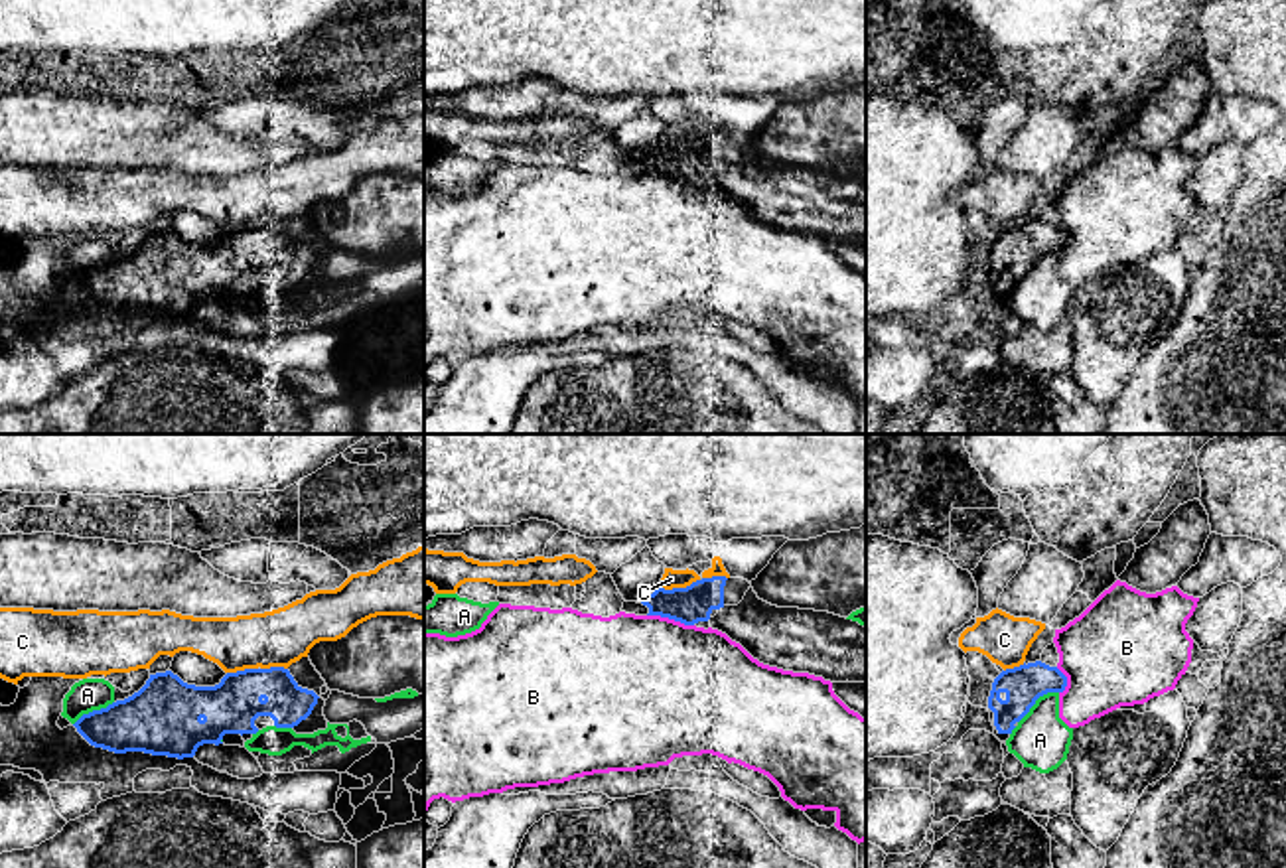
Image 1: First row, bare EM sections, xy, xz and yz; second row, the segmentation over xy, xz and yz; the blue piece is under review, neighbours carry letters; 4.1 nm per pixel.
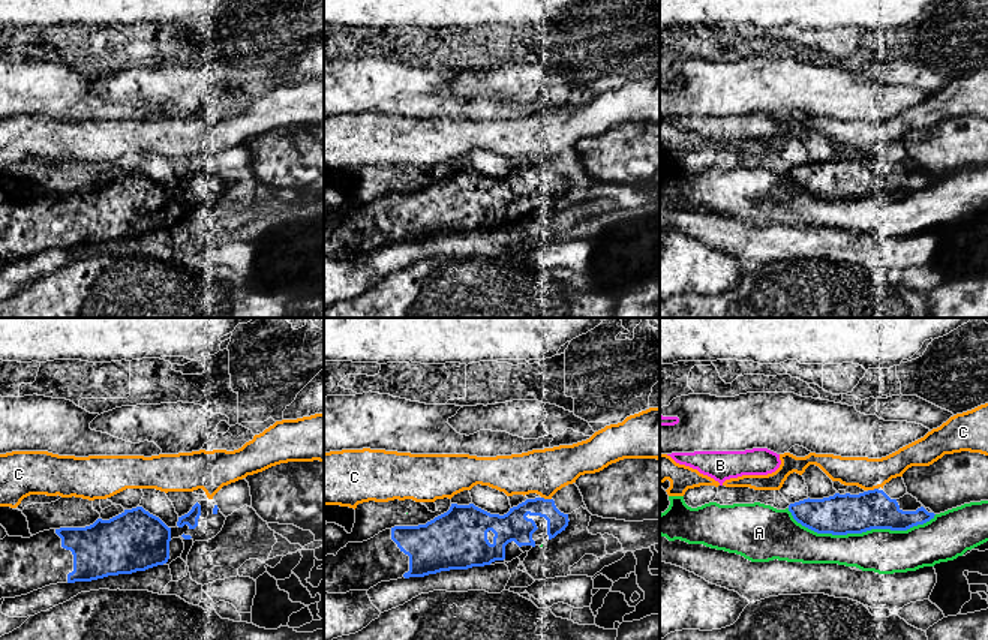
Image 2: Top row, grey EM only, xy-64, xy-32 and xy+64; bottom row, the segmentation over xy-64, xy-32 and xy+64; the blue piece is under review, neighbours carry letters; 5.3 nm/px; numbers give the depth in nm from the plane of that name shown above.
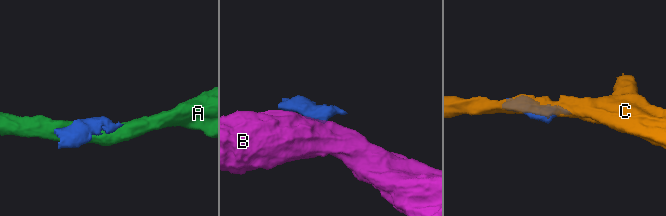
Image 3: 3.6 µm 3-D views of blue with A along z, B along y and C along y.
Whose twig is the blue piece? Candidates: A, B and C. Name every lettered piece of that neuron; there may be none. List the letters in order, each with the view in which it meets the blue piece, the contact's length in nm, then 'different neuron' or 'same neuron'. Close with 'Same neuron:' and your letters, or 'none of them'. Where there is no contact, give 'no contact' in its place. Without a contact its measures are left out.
A: meets blue in yz; contact 220 nm long; different neuron
B: meets blue in xz; contact 200 nm long; different neuron
C: meets blue in xz; contact 170 nm long; different neuron
Same neuron: none of them

